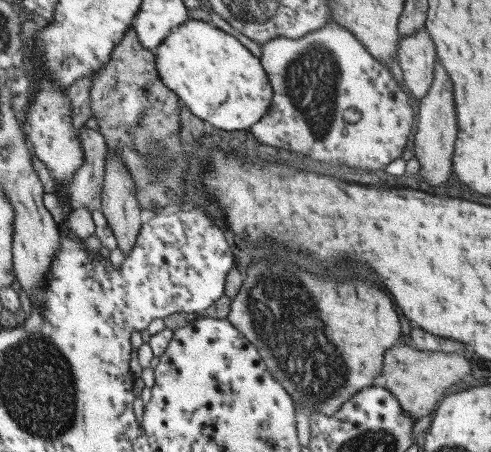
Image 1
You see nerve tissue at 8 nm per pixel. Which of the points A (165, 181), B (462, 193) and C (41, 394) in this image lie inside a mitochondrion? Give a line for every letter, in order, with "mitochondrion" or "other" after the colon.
A: mitochondrion
B: other
C: mitochondrion

